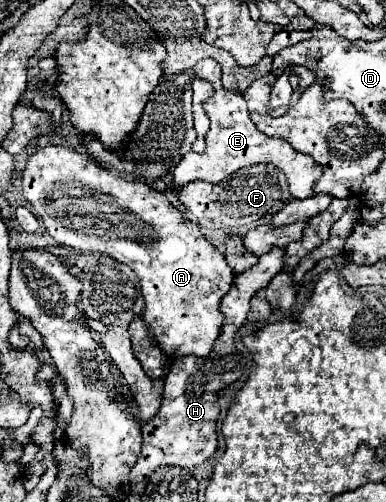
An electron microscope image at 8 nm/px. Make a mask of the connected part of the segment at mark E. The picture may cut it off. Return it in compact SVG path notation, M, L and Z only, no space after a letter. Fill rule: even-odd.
M201 59L193 67L193 75L209 81L215 89L215 93L203 101L203 109L205 109L207 117L211 119L211 129L205 137L207 149L203 153L185 155L183 161L179 163L179 167L175 167L173 183L177 187L185 187L187 183L193 183L193 181L219 183L225 177L229 177L231 173L239 171L241 167L255 165L255 163L271 163L285 173L289 191L295 199L307 199L307 197L315 195L313 187L319 181L319 175L323 175L323 167L319 167L319 163L315 163L311 159L311 155L303 155L303 153L295 151L285 139L275 139L275 137L267 137L265 133L261 133L249 117L247 103L241 97L241 93L231 93L221 85L221 67L215 59Z

